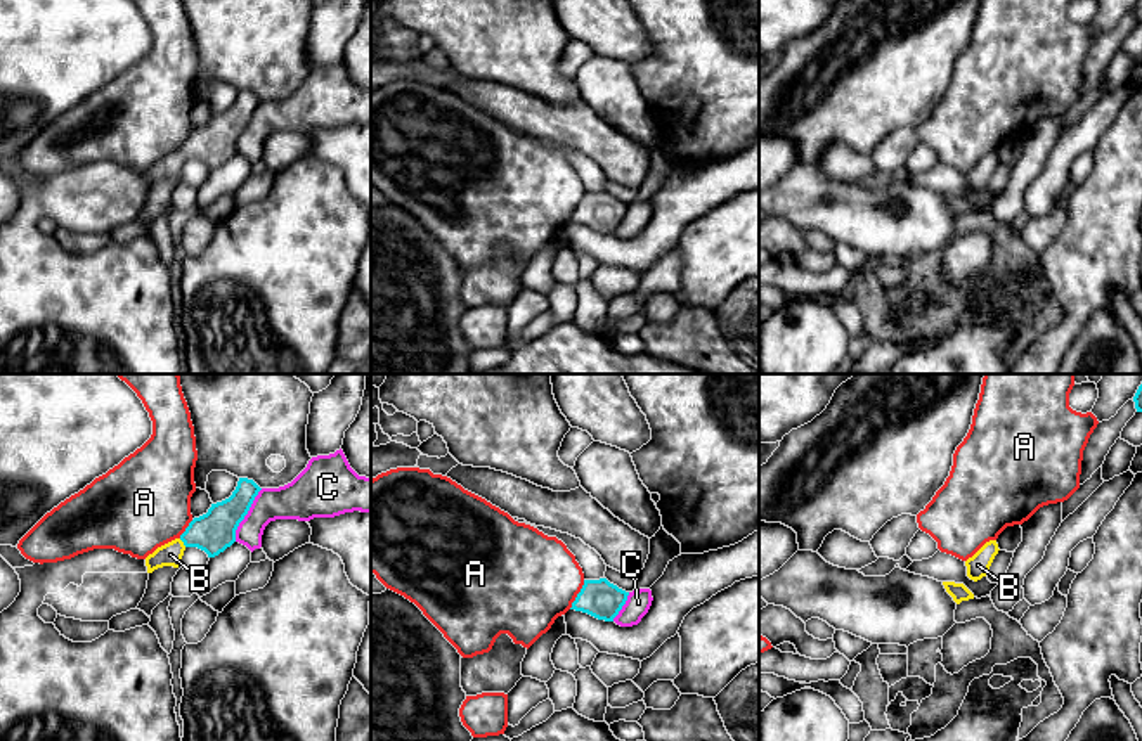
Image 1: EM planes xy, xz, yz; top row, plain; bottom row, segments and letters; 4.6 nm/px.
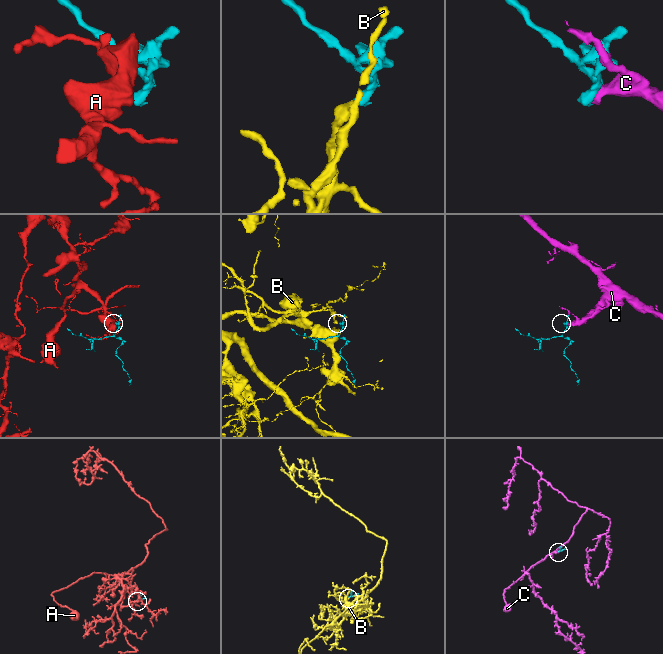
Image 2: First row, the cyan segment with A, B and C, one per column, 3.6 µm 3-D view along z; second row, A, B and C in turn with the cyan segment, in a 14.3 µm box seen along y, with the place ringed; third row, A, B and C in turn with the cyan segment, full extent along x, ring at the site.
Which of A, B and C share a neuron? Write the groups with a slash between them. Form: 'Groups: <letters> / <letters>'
Groups: A / B / C

